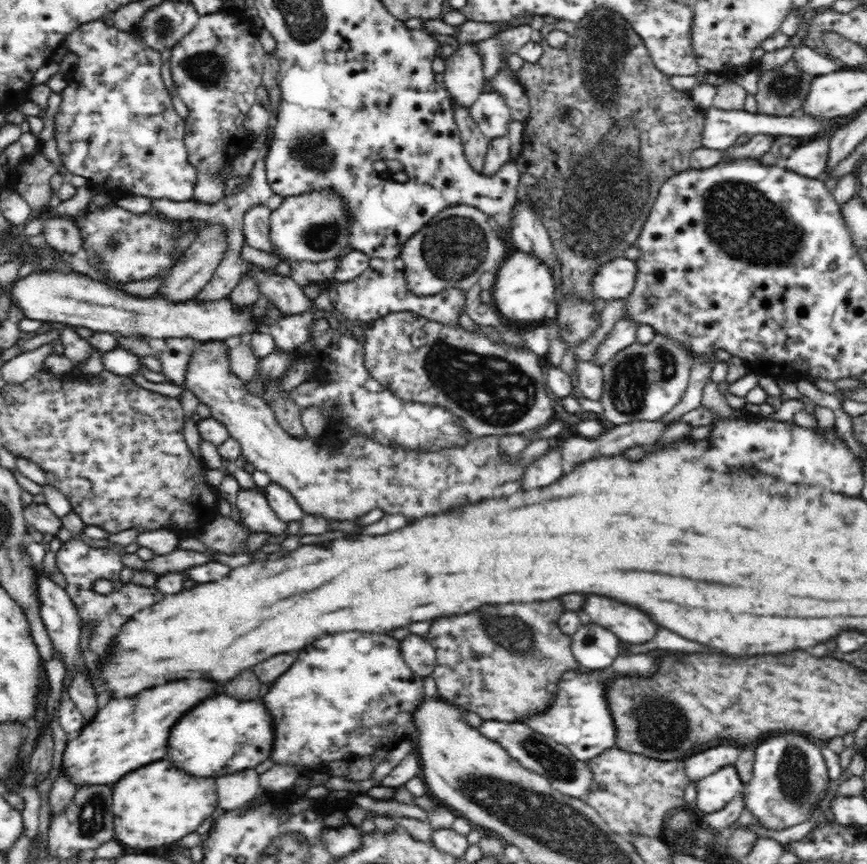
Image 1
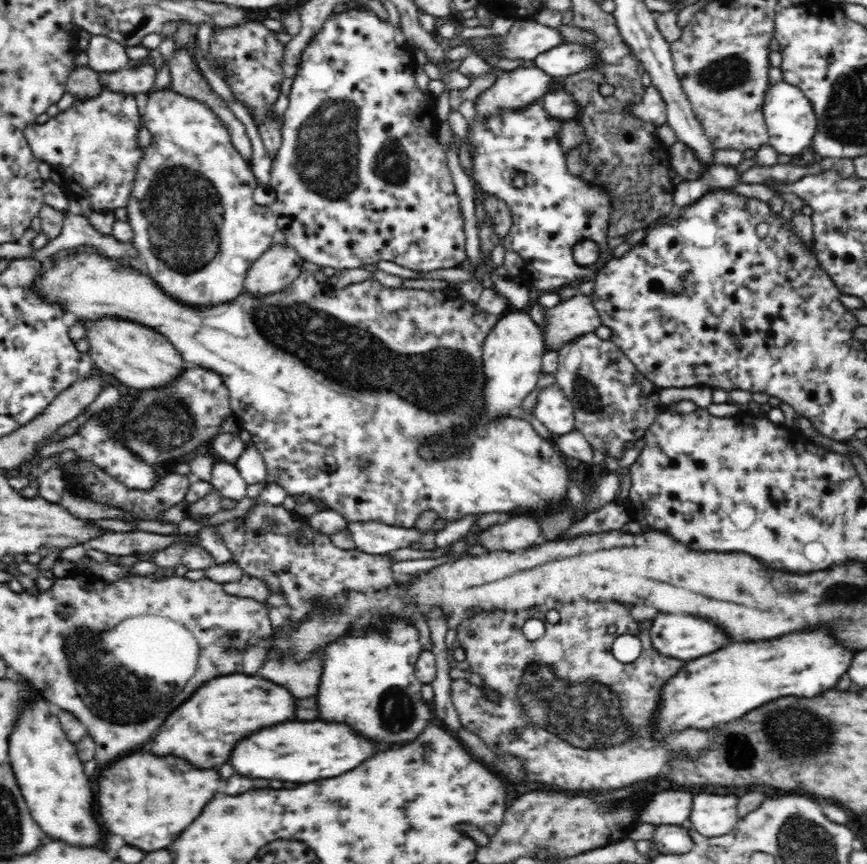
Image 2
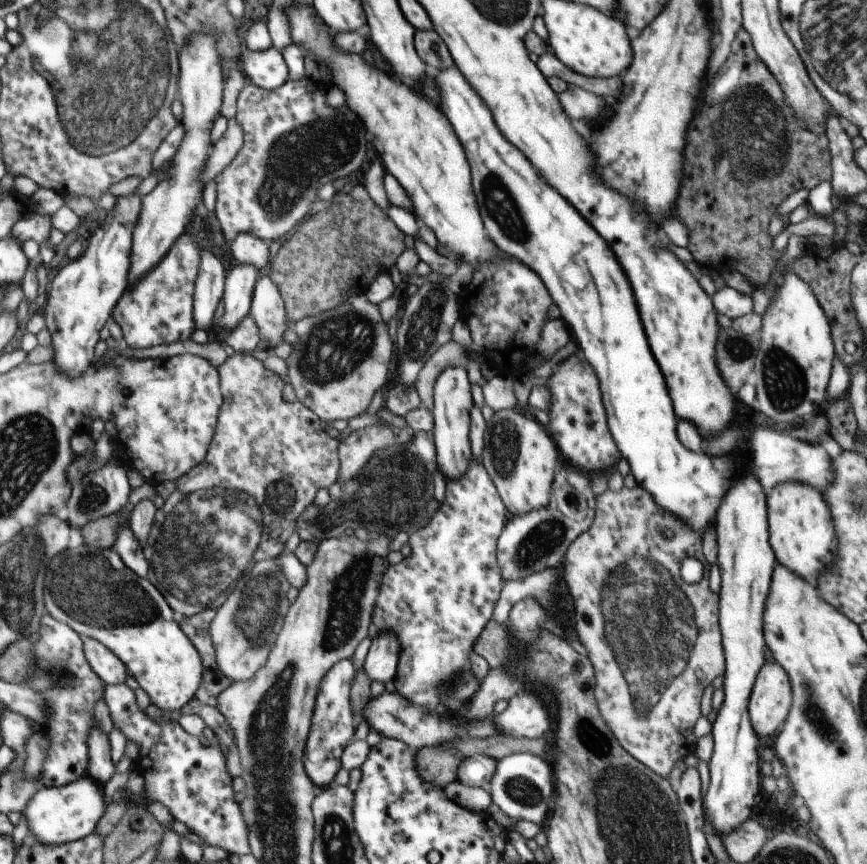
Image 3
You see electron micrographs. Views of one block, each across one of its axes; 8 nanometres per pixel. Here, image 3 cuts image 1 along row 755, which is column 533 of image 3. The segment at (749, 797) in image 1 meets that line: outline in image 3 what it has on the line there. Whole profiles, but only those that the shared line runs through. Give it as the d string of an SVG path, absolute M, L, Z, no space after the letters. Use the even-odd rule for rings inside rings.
M515 753L496 764L490 786L491 802L515 821L532 821L541 828L550 813L553 796L552 764L540 756L531 753Z

